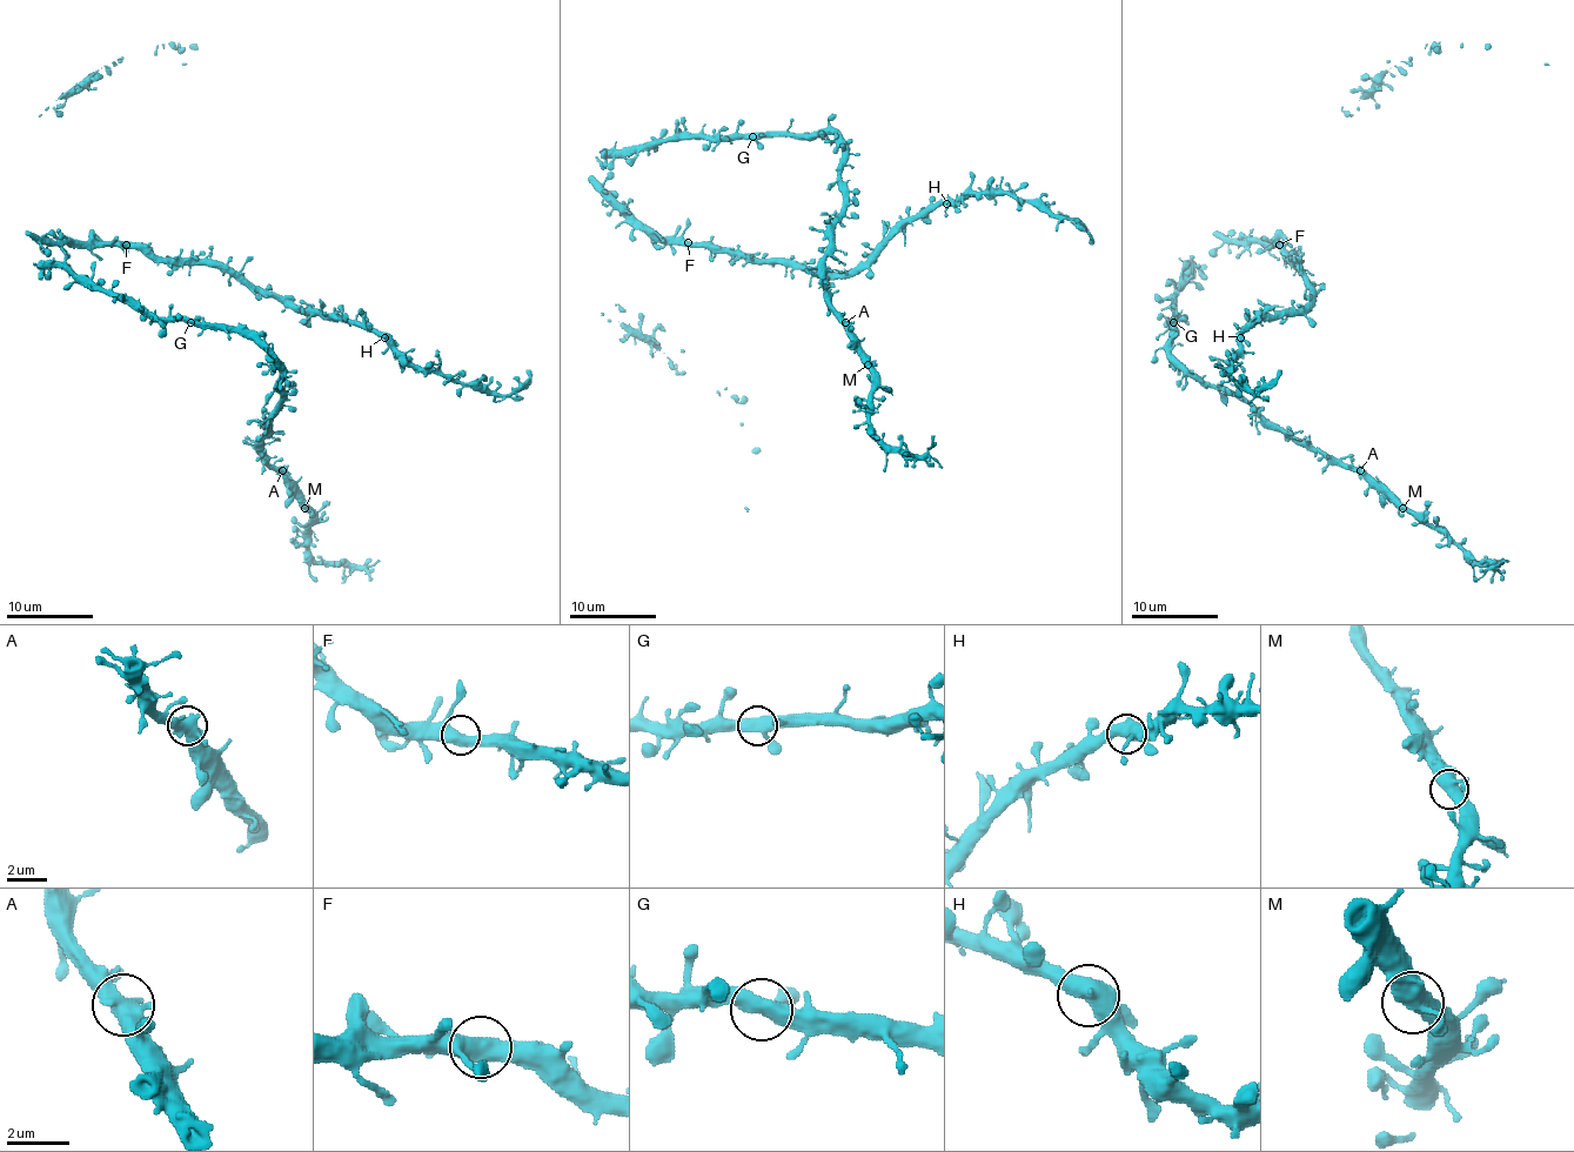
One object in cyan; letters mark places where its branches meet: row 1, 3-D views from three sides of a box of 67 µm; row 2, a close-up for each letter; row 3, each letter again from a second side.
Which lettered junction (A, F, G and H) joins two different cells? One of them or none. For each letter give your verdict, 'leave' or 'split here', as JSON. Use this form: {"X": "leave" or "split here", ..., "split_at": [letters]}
{"A": "leave", "F": "leave", "G": "leave", "H": "leave", "split_at": []}

